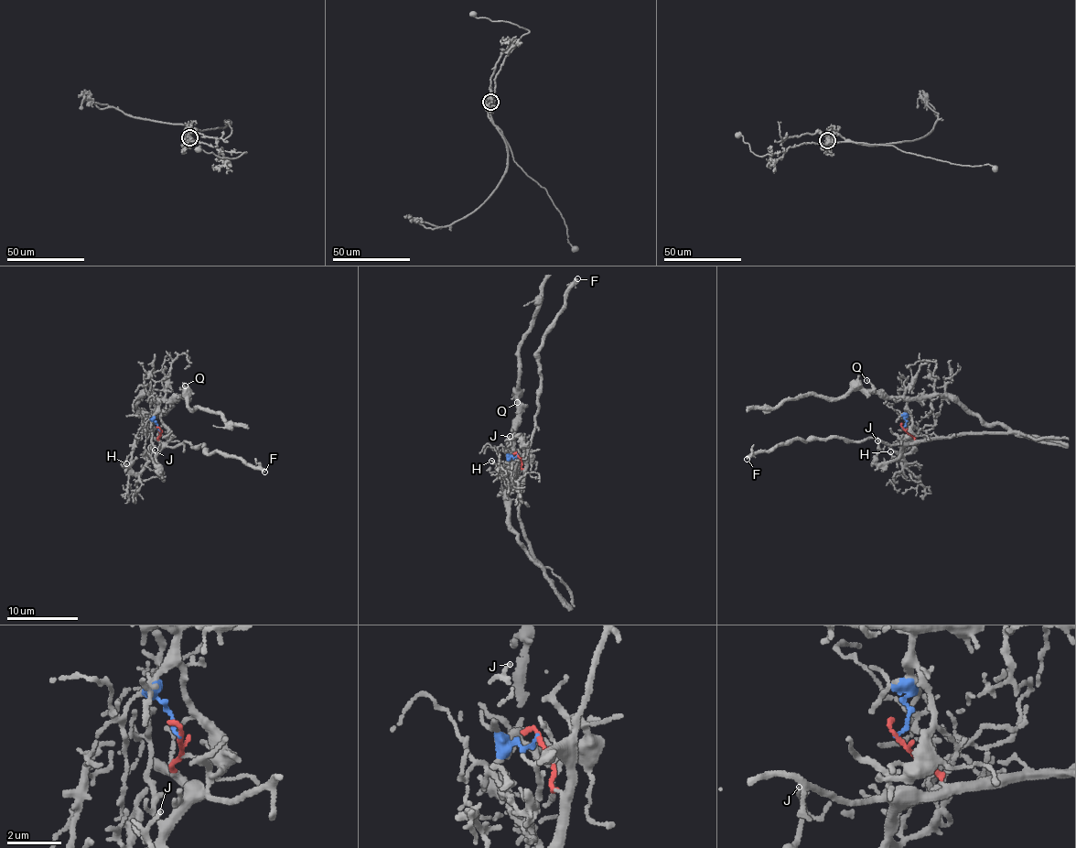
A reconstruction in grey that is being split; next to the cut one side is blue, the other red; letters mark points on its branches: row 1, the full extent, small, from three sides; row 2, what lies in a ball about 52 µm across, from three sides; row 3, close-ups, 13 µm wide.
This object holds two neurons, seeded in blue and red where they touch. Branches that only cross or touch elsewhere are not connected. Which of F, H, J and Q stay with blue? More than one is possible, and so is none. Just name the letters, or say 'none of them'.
Q

